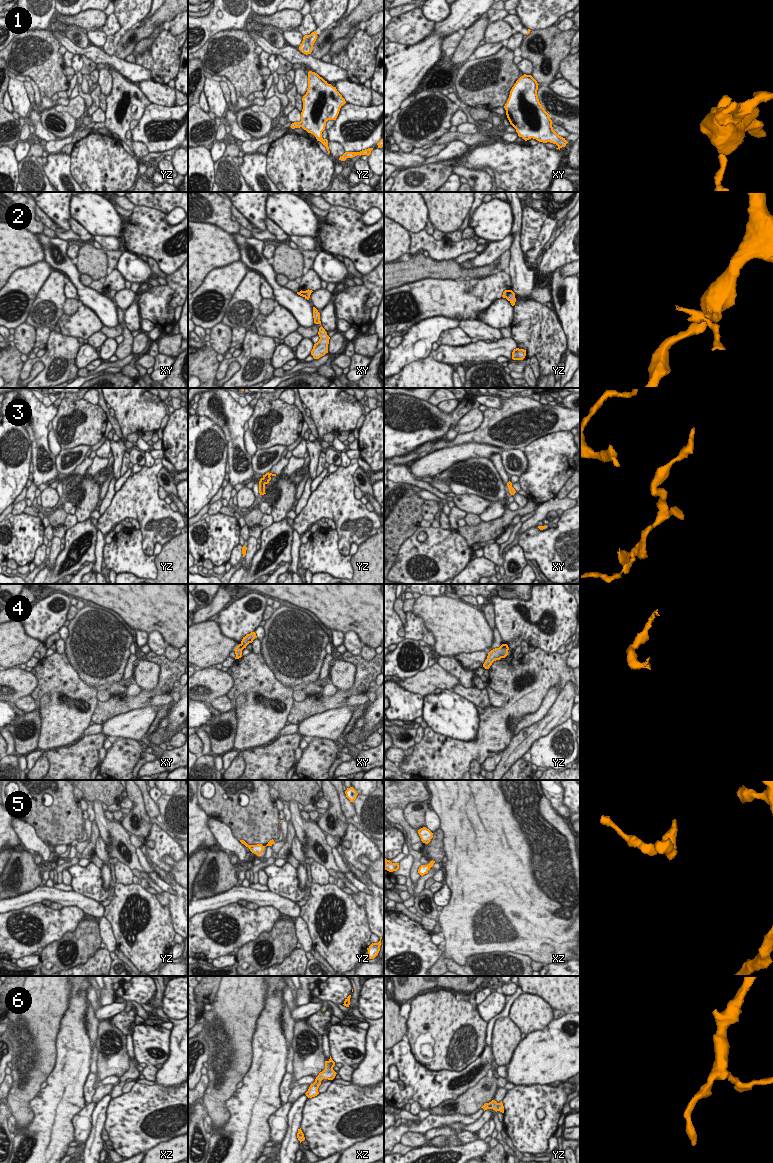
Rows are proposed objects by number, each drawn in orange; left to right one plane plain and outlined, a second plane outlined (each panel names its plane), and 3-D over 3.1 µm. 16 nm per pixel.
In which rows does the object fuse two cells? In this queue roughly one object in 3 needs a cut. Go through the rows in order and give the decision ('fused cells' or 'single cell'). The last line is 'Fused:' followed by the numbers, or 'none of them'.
1: single cell
2: fused cells
3: single cell
4: fused cells
5: single cell
6: single cell
Fused: 2, 4

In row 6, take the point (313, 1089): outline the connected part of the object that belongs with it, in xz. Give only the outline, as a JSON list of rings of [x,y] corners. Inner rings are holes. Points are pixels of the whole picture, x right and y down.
[[[331,1056],[328,1061],[325,1061],[325,1069],[319,1073],[316,1077],[315,1082],[310,1085],[308,1091],[305,1093],[308,1098],[315,1097],[319,1094],[318,1088],[321,1085],[323,1079],[333,1080],[336,1076],[336,1072],[333,1070],[335,1062],[332,1060]]]

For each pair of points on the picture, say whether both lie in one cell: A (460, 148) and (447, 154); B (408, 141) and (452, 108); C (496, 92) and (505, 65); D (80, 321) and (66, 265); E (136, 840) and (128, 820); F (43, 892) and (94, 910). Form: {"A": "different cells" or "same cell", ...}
{"A": "same cell", "B": "same cell", "C": "same cell", "D": "different cells", "E": "different cells", "F": "same cell"}

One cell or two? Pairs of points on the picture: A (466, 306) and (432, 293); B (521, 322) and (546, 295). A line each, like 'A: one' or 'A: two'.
A: one
B: two

